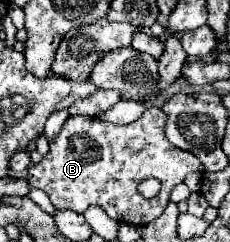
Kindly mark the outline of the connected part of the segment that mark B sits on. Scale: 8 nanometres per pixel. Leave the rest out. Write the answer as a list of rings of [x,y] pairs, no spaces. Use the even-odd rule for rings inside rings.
[[[159,108],[145,110],[137,122],[127,126],[89,116],[69,116],[59,134],[49,140],[49,152],[39,164],[27,170],[27,180],[31,188],[43,190],[57,210],[83,214],[95,204],[117,222],[145,226],[165,210],[173,186],[181,184],[189,172],[205,172],[193,154],[173,146],[165,138],[163,126],[165,114]],[[147,176],[161,180],[161,192],[151,200],[137,192],[139,182]]]

